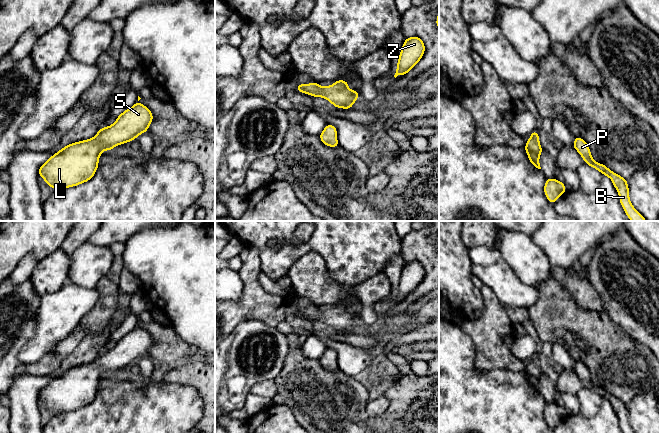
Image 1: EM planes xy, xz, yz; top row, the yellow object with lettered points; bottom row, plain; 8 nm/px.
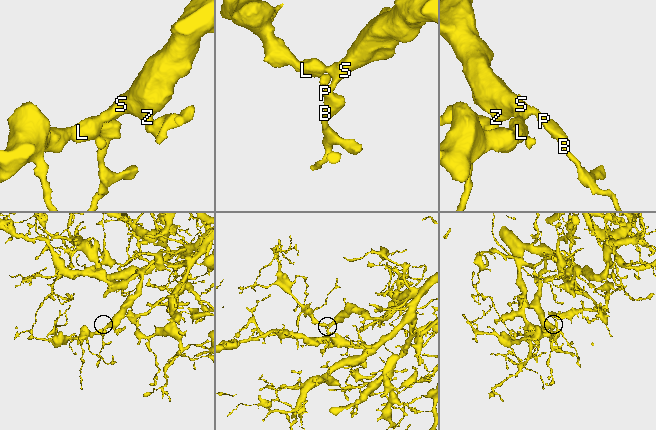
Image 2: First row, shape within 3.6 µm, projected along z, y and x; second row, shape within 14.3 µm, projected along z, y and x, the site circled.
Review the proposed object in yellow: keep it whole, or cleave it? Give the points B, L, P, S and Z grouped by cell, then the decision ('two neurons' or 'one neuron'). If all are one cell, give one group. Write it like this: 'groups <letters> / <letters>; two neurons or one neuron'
groups B L P S Z; one neuron

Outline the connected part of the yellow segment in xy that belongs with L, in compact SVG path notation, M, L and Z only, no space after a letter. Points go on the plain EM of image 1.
M138 320L138 325L122 336L115 347L102 351L93 362L68 368L52 379L38 394L38 398L45 407L55 414L85 407L95 399L99 390L99 381L105 374L111 375L114 371L132 366L140 358L148 356L149 349L153 345L153 338L148 331L139 326L140 323Z

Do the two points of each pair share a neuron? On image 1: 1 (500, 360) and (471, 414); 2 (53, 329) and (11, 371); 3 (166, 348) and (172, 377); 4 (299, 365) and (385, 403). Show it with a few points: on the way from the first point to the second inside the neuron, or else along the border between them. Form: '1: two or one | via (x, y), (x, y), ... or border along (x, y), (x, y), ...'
1: two | border along (473, 360), (479, 371), (518, 372)
2: two | border along (28, 340), (17, 355), (17, 360), (23, 364)
3: two | border along (193, 358), (172, 366)
4: two | border along (365, 406), (371, 415), (380, 415), (390, 408)

